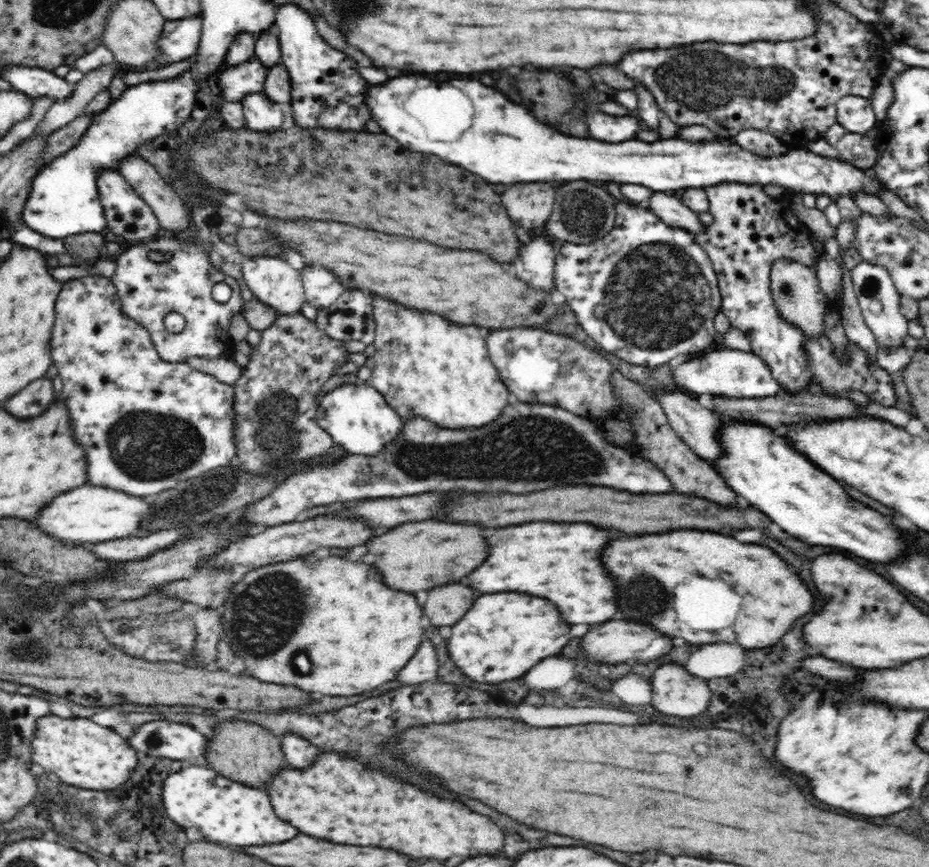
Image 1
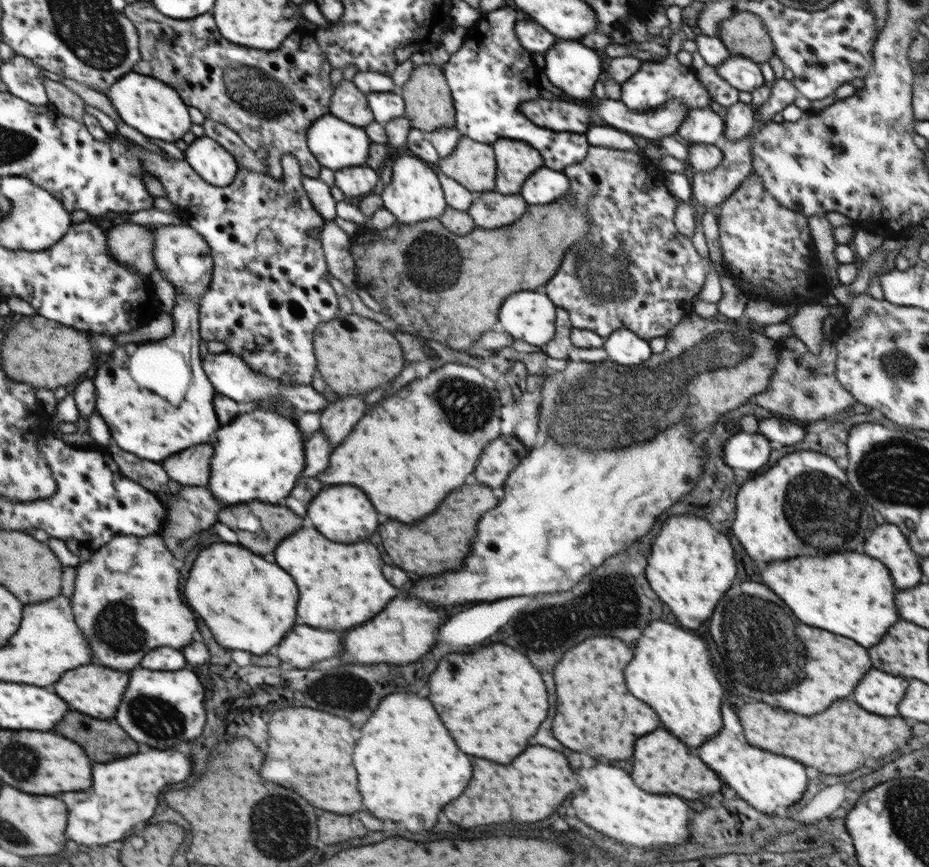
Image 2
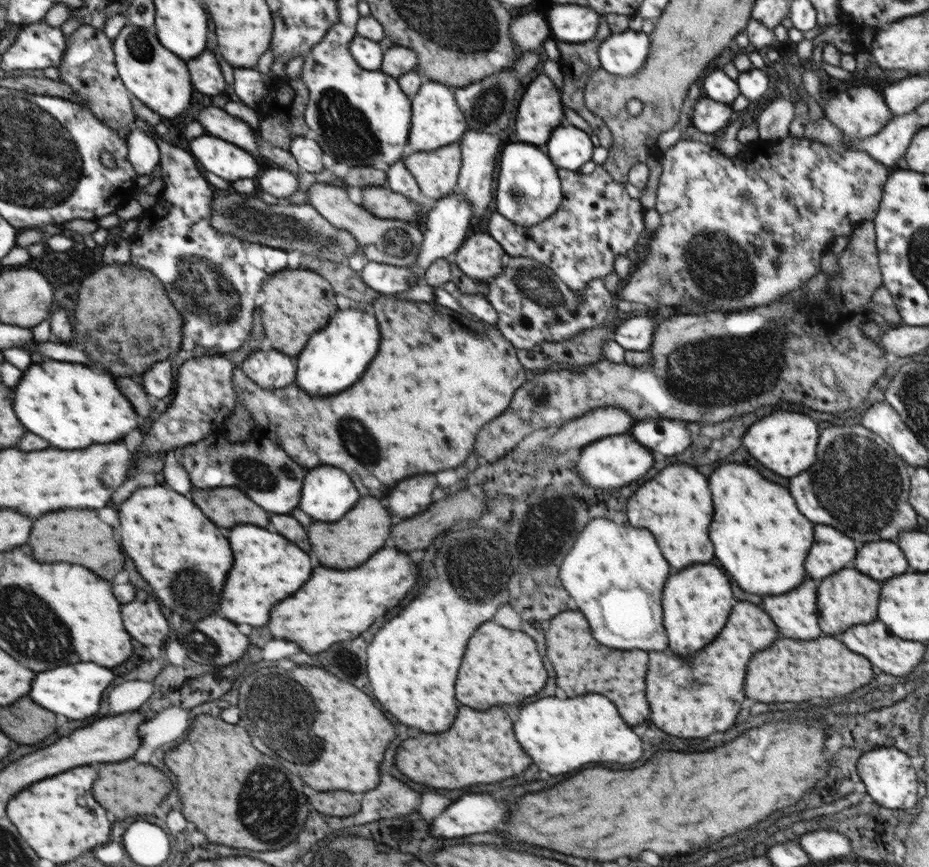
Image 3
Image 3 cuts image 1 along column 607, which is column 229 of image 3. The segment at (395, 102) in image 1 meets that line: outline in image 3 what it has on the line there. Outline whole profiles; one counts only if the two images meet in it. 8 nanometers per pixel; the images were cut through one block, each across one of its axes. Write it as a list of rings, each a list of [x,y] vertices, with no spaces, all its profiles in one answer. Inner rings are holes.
[[[204,134],[190,142],[190,152],[204,170],[233,183],[240,178],[254,178],[258,162],[247,150],[220,137]]]

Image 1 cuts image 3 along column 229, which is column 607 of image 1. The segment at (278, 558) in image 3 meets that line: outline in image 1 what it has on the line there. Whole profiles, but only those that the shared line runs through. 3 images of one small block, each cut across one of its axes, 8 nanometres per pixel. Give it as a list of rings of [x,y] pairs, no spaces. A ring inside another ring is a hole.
[[[530,522],[520,526],[506,526],[496,528],[492,534],[486,536],[486,542],[490,544],[488,558],[478,566],[474,572],[466,576],[470,586],[478,592],[524,592],[530,596],[540,596],[556,604],[560,616],[568,624],[600,624],[614,616],[616,612],[616,594],[614,584],[608,576],[608,572],[600,564],[600,550],[610,540],[610,536],[594,528],[590,524],[560,524],[560,522]]]

